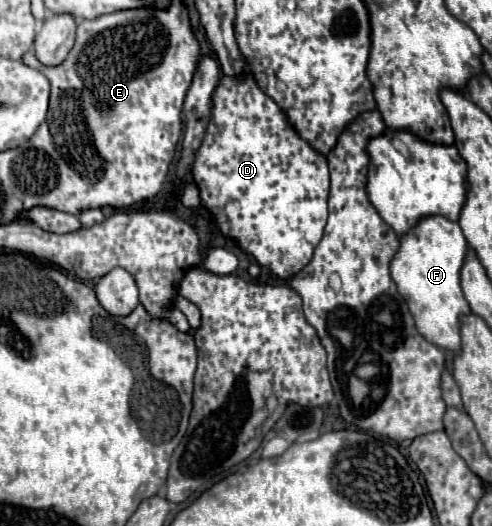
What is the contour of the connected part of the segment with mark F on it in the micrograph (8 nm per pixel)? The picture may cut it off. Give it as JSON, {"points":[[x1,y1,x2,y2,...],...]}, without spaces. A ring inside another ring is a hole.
{"points":[[433,215,433,219,421,219,413,231,407,231,399,239,401,247,397,249,397,255,393,255,389,271,399,293,409,305,417,331,429,343,457,353,461,349,459,317,471,313,459,283,459,269,467,253,467,239,459,223,441,219,441,215]]}

